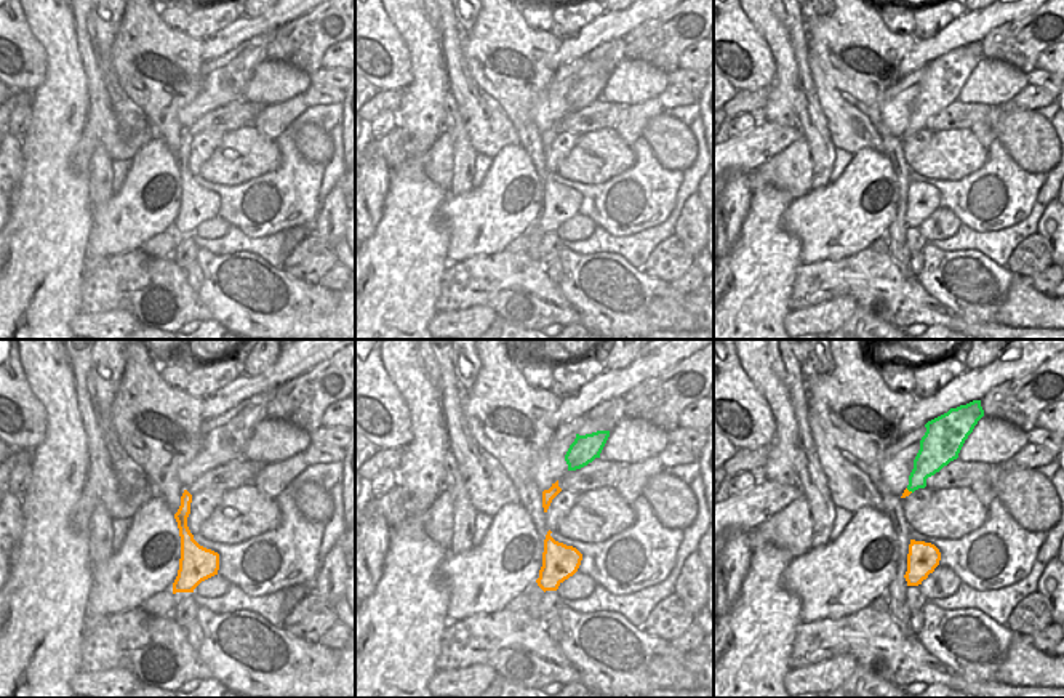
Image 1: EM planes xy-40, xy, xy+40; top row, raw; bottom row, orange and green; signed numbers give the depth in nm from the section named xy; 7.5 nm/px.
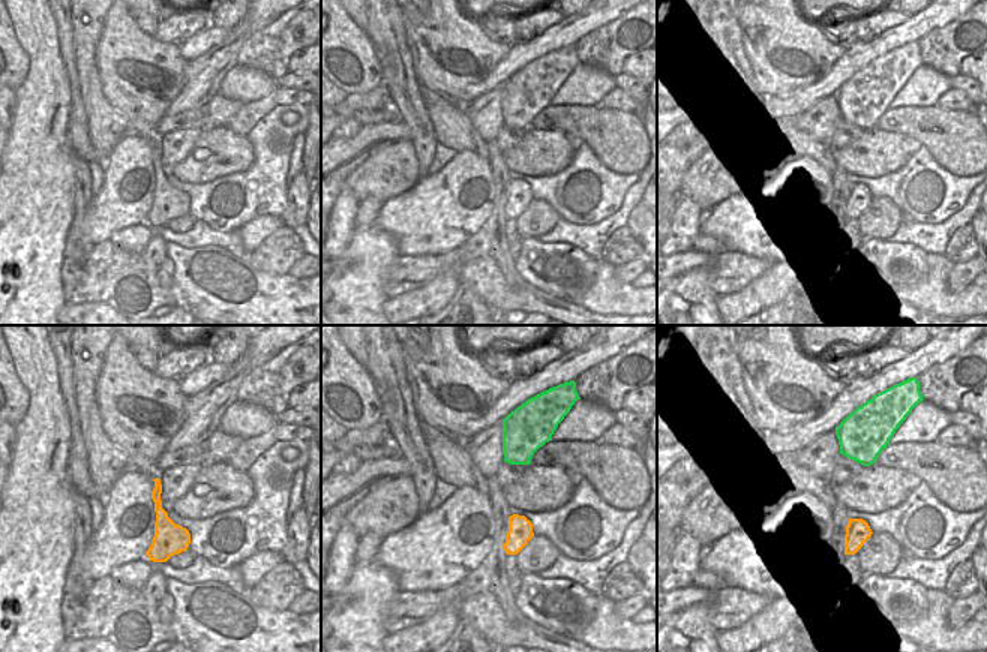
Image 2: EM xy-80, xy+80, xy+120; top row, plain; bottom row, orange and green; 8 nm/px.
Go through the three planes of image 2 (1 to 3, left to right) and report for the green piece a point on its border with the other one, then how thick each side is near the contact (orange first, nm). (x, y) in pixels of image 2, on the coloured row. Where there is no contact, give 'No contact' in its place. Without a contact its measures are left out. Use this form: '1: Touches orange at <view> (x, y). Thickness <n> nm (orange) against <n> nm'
1: No contact
2: No contact
3: No contact.

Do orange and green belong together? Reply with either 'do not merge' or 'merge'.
merge

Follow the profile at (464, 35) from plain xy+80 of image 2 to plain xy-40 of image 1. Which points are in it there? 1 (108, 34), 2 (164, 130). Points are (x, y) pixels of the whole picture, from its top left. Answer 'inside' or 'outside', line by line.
1: outside
2: inside

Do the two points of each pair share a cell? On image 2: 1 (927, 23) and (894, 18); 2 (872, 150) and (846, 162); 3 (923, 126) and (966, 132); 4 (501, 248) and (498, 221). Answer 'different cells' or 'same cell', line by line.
1: different cells
2: same cell
3: same cell
4: same cell

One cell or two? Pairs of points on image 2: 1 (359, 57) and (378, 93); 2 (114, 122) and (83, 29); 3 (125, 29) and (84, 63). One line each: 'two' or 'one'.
1: two
2: one
3: two

